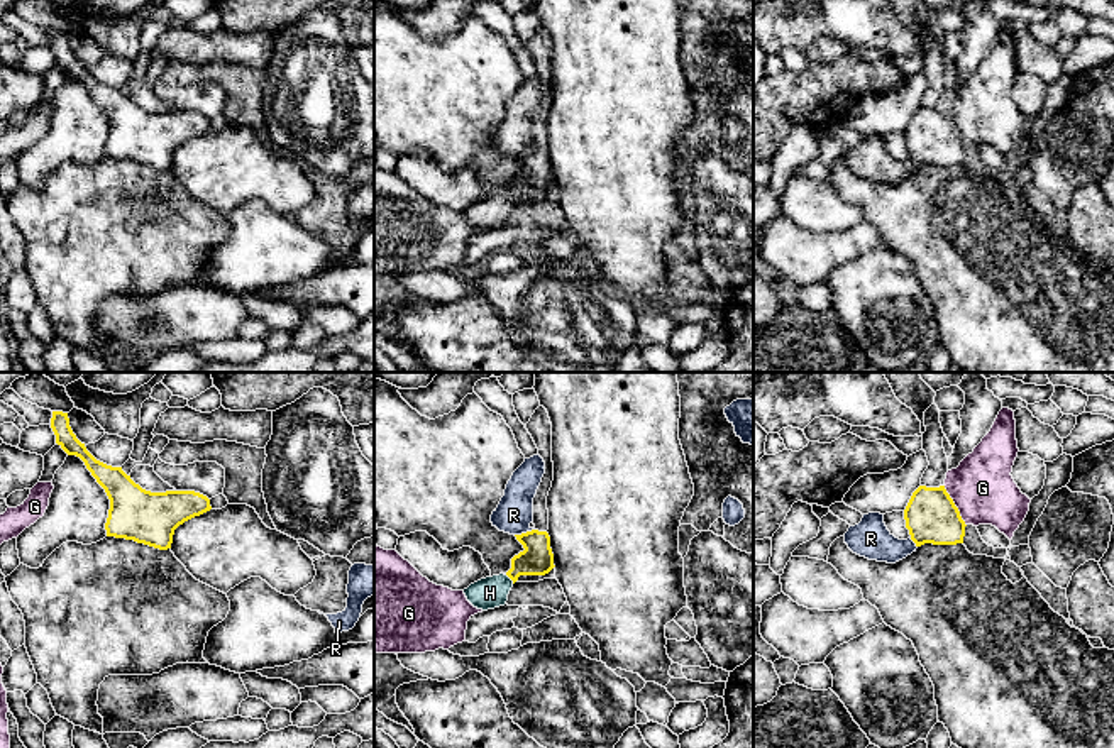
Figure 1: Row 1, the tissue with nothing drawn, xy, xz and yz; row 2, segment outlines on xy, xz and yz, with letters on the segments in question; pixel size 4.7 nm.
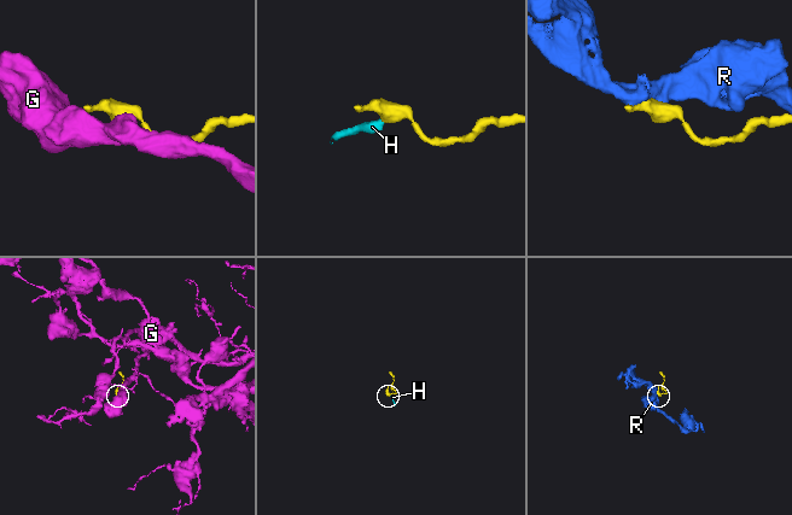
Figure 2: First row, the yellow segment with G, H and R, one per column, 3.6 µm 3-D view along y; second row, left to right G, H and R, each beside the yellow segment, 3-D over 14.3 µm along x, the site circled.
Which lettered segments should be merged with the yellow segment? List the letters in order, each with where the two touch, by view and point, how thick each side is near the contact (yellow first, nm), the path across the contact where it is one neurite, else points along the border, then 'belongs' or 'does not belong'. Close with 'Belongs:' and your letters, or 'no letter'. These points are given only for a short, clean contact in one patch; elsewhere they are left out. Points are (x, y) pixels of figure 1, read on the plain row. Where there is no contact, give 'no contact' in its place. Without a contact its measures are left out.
G: contact yz (955, 127); calibres 260 and 300 nm; border yz (943, 107), (965, 146); does not belong
H: contact xz (510, 198); calibres 160 and 150 nm; way xz (537, 180), (525, 183), (510, 198), (490, 214); belongs
R: contact xz (523, 154); calibres 160 and 180 nm; does not belong
Belongs: H

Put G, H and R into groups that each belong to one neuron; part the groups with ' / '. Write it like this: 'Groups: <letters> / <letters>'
Groups: G / H / R

